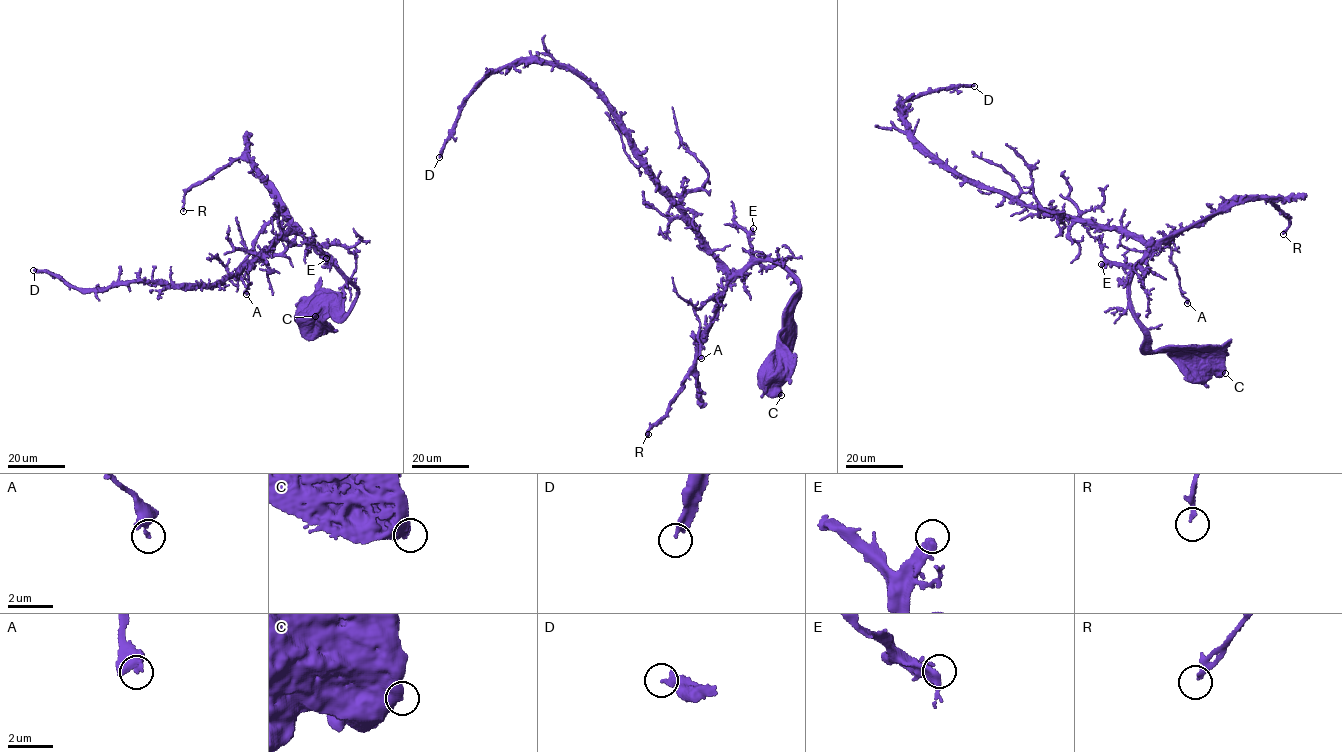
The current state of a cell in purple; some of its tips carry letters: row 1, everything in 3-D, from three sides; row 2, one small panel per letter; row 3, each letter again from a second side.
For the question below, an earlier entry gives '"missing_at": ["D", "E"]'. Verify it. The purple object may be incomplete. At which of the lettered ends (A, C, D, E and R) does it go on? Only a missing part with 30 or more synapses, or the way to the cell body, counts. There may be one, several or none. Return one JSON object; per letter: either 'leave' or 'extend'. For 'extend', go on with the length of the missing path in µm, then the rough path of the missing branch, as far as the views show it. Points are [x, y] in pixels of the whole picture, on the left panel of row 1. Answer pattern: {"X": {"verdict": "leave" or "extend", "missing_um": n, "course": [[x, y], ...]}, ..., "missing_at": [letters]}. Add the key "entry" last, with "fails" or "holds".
{"A": {"verdict": "leave"}, "C": {"verdict": "leave"}, "D": {"verdict": "extend", "missing_um": 50}, "E": {"verdict": "extend", "missing_um": 35, "course": [[326, 258], [344, 262], [354, 259], [357, 248], [364, 242], [363, 227]]}, "R": {"verdict": "leave"}, "missing_at": ["D", "E"], "entry": "holds"}

